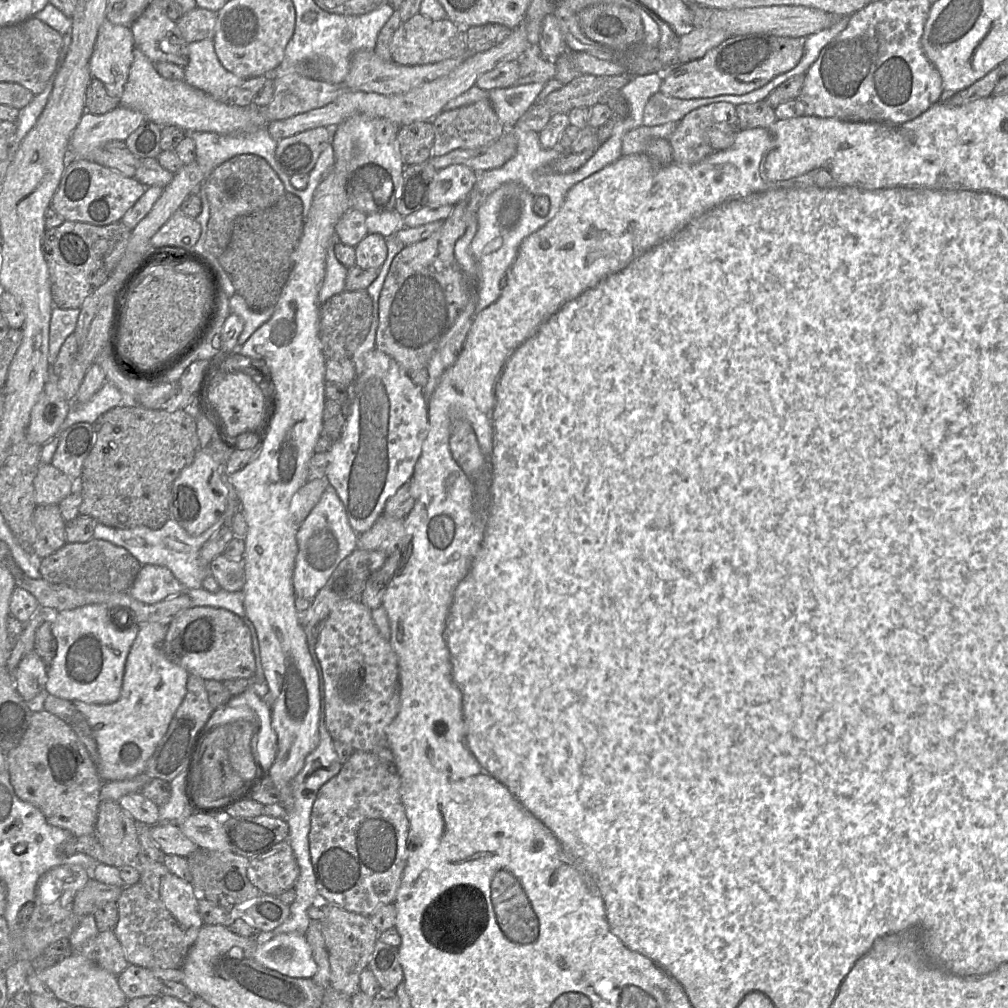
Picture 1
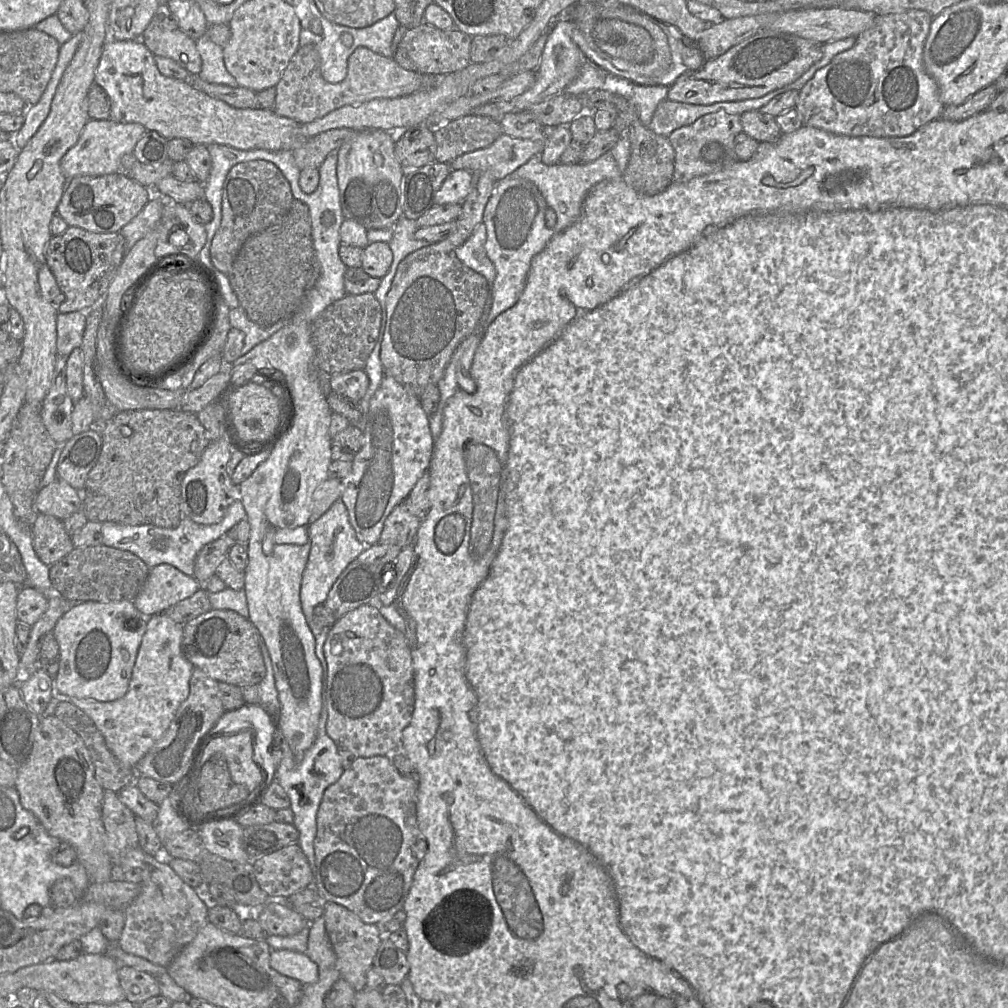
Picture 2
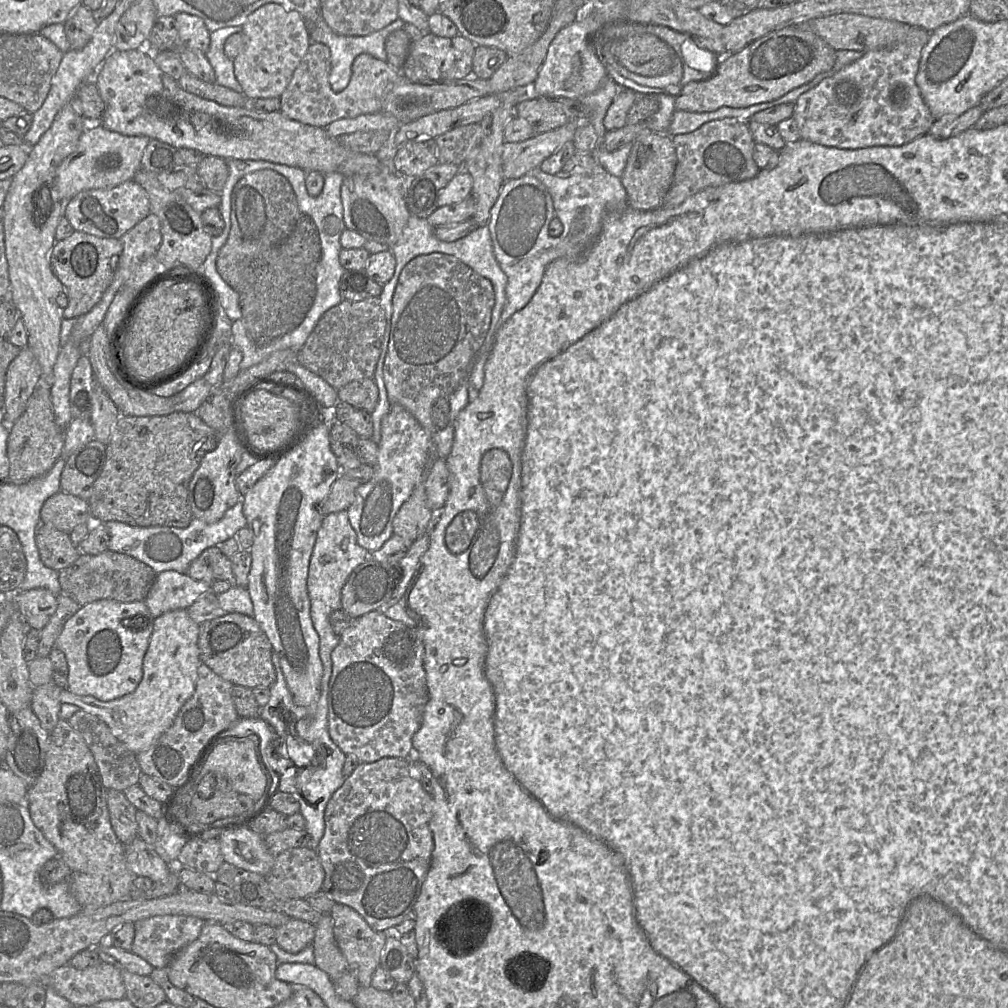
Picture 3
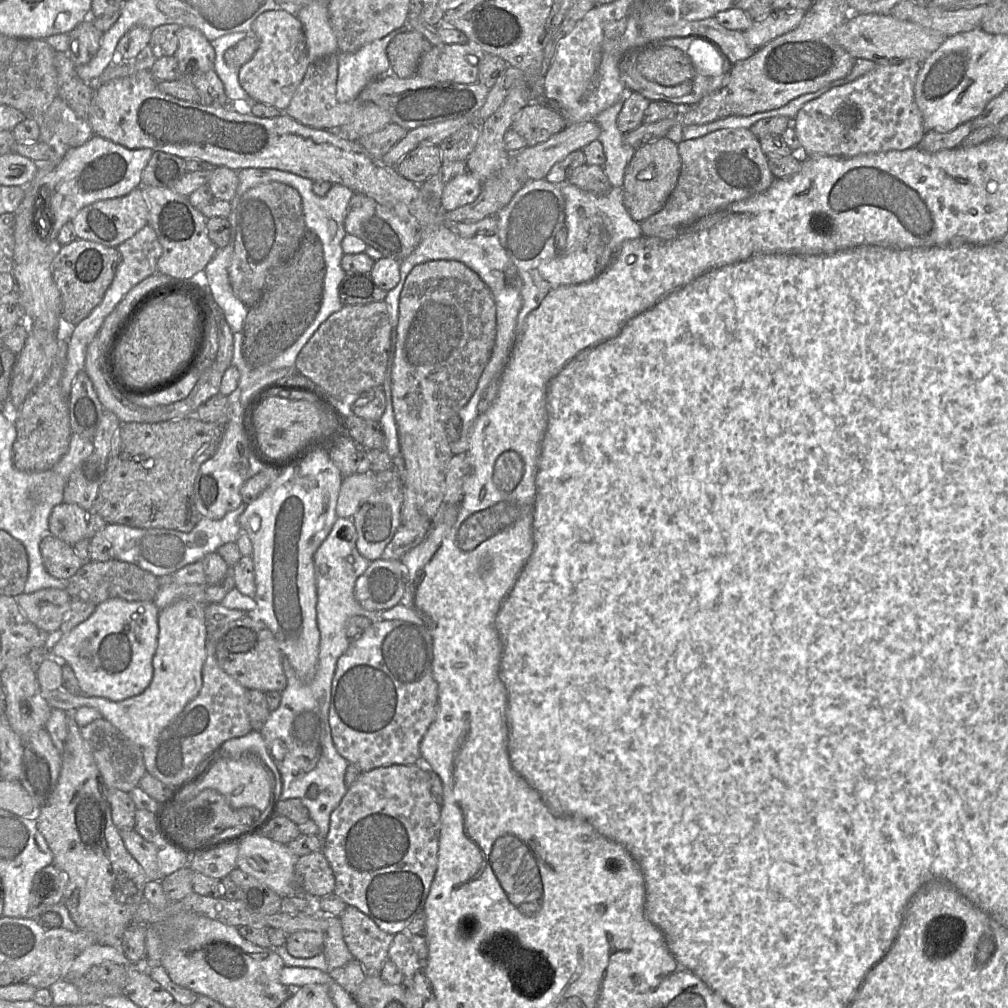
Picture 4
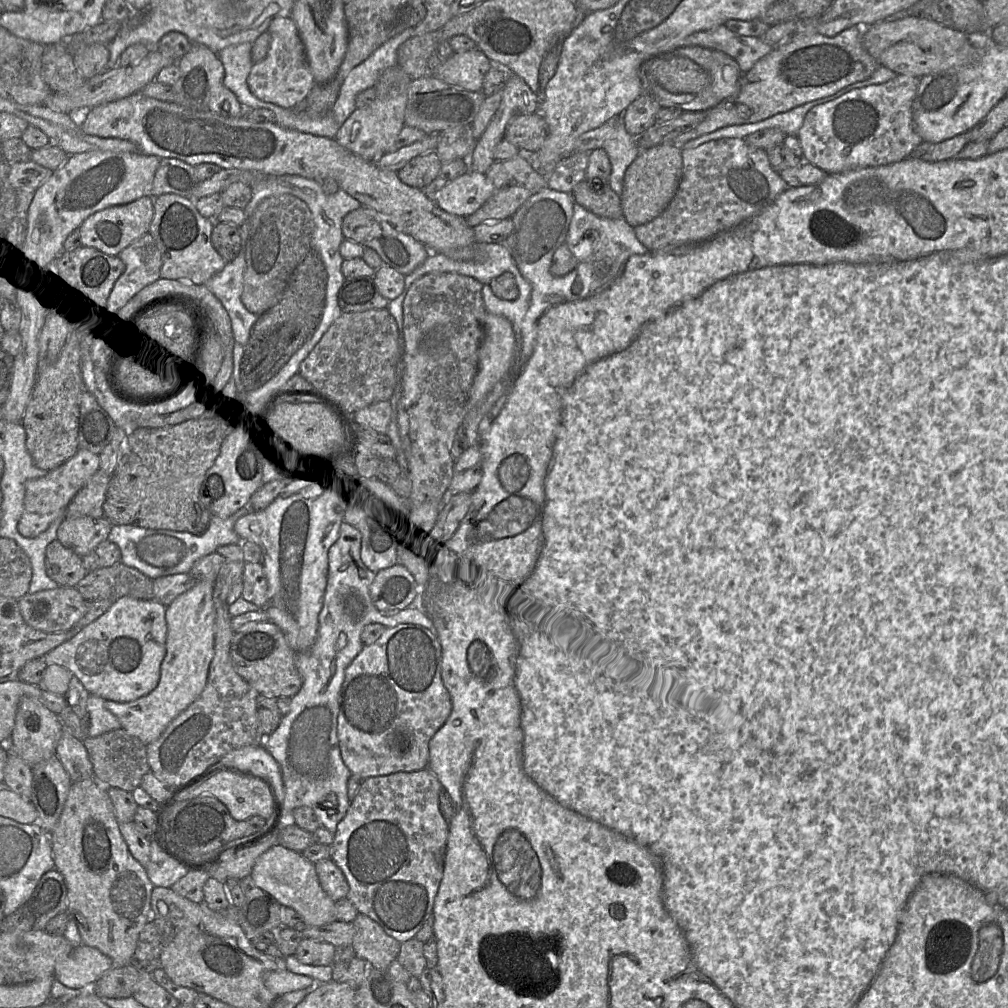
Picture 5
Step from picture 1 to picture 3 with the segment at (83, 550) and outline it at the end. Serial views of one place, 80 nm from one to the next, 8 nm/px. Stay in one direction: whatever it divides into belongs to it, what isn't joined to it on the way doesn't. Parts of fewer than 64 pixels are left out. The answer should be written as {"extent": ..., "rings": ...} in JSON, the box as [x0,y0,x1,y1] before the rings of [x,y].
{"extent":[58,550,156,606],"rings":[[[107,550],[98,555],[81,553],[73,564],[58,572],[58,580],[61,593],[84,606],[98,600],[122,603],[144,601],[156,575],[149,566],[135,558]]]}

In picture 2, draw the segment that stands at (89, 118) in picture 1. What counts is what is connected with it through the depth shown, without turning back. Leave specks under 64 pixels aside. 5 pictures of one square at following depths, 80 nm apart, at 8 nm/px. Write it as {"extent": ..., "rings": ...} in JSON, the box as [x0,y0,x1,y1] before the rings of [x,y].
{"extent":[60,119,146,180],"rings":[[[89,119],[76,145],[69,149],[61,160],[60,165],[66,180],[80,176],[99,177],[120,172],[122,157],[133,154],[136,144],[146,131],[138,123]]]}

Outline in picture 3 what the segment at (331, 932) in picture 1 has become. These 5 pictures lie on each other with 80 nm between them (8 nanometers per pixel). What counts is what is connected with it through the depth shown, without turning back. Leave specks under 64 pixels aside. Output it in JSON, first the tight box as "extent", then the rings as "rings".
{"extent":[329,903,388,987],"rings":[[[336,903],[329,915],[333,919],[336,943],[345,956],[349,969],[356,973],[360,987],[371,986],[373,973],[379,967],[381,952],[388,936],[385,932],[372,929],[365,919],[349,906]]]}

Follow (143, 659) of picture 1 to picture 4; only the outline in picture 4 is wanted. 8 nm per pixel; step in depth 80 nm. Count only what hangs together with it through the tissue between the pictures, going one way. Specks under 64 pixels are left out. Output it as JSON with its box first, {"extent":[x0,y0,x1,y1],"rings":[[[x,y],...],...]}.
{"extent":[41,599,208,748],"rings":[[[182,599],[161,610],[158,617],[158,645],[152,661],[154,674],[150,685],[141,694],[117,702],[56,689],[41,692],[43,698],[52,709],[66,713],[83,706],[95,708],[131,742],[141,748],[148,747],[201,690],[208,639],[204,609],[203,603]]]}

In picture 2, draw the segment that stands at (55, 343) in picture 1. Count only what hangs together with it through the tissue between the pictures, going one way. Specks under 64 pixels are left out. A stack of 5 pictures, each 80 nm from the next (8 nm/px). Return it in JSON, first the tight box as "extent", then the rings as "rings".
{"extent":[56,311,86,357],"rings":[[[86,311],[58,313],[56,320],[56,331],[57,331],[56,349],[58,356],[68,357],[74,349],[81,348],[85,326],[86,326]]]}

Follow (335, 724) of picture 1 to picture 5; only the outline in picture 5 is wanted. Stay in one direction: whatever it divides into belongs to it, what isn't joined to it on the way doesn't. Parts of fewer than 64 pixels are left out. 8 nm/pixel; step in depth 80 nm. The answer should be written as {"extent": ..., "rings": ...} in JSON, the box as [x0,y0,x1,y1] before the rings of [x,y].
{"extent":[337,624,452,780],"rings":[[[401,624],[386,628],[376,642],[364,645],[348,665],[338,696],[337,737],[342,759],[352,774],[363,780],[428,768],[429,742],[452,710],[449,692],[442,681],[441,658],[437,635],[422,626]]]}

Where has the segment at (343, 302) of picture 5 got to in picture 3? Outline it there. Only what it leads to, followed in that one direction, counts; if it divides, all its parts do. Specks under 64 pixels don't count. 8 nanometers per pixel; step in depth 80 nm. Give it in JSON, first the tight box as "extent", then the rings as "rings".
{"extent":[340,270,382,301],"rings":[[[346,270],[340,279],[342,300],[360,301],[370,297],[379,298],[382,287],[373,281],[366,271]]]}

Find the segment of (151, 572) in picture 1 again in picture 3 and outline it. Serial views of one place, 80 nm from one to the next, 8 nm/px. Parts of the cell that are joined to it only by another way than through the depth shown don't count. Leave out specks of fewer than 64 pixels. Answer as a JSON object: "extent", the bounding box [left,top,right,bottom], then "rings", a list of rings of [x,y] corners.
{"extent":[144,571,212,618],"rings":[[[164,571],[155,581],[144,602],[154,618],[177,609],[189,608],[201,595],[212,592],[211,584],[196,581],[186,573]]]}

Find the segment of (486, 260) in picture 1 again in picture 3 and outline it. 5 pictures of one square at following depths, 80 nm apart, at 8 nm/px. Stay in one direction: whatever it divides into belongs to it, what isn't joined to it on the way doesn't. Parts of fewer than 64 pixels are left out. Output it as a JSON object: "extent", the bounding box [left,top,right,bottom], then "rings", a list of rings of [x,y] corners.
{"extent":[487,174,564,322],"rings":[[[528,174],[504,182],[487,223],[495,257],[507,276],[506,303],[501,322],[508,320],[530,302],[547,266],[556,260],[552,251],[564,234],[563,231],[558,236],[550,234],[549,225],[555,217],[551,194],[537,178]]]}

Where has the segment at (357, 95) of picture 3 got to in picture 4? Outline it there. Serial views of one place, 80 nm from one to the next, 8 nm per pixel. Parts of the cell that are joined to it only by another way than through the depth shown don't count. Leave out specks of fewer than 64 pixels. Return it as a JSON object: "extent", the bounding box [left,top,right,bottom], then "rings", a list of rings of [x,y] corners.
{"extent":[283,54,363,130],"rings":[[[330,54],[310,62],[302,82],[296,89],[289,106],[283,111],[298,123],[327,130],[337,130],[348,123],[358,108],[363,105],[357,98],[341,103],[336,98],[336,83],[338,76],[337,54]]]}

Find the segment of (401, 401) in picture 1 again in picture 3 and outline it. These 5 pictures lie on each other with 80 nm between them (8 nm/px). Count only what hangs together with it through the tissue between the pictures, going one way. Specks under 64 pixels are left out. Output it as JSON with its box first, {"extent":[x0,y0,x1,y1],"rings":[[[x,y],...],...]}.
{"extent":[347,405,432,552],"rings":[[[392,405],[381,421],[377,463],[372,477],[359,485],[356,500],[347,509],[357,543],[368,552],[380,549],[393,535],[393,520],[423,477],[431,460],[432,440],[426,430],[403,407]]]}

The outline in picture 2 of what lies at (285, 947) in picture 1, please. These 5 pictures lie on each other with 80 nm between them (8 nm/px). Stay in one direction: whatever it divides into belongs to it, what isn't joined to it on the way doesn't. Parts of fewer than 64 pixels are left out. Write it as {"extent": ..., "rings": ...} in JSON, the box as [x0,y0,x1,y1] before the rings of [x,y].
{"extent":[270,950,318,985],"rings":[[[273,950],[270,955],[270,965],[276,972],[293,978],[303,985],[318,981],[318,967],[306,953]]]}

